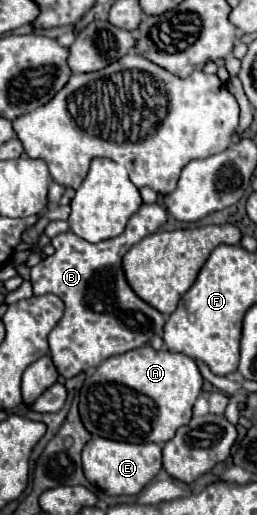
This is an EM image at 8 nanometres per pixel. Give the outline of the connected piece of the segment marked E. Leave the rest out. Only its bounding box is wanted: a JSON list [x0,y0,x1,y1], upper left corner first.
[83,438,161,496]

